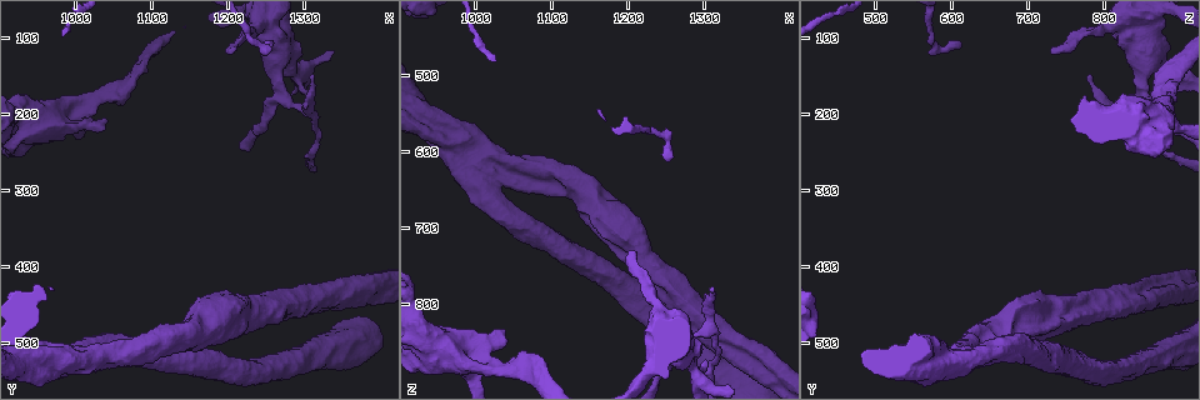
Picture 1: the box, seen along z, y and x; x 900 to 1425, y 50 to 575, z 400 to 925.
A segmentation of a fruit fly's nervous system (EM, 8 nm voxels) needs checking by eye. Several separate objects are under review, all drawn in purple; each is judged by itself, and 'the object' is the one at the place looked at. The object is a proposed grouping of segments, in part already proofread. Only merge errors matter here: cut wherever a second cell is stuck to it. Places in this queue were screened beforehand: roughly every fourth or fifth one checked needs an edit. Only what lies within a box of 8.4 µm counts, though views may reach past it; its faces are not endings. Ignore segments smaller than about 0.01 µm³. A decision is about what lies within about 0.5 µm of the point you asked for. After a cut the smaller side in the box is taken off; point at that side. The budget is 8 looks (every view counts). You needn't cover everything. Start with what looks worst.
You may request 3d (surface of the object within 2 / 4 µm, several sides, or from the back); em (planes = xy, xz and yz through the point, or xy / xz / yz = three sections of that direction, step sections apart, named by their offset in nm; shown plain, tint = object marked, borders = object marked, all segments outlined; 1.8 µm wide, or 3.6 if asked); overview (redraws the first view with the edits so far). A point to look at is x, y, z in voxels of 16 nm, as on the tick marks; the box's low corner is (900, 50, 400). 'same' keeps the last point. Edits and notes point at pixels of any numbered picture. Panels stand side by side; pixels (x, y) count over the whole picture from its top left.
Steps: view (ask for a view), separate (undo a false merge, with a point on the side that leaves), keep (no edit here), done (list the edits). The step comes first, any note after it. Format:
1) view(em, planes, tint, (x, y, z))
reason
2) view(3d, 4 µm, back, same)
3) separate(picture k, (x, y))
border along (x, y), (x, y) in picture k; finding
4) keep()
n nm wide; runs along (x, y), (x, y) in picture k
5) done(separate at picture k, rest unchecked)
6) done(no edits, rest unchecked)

view(em, 3.6 µm, planes, plain, (975, 215, 855))
sudden change in width

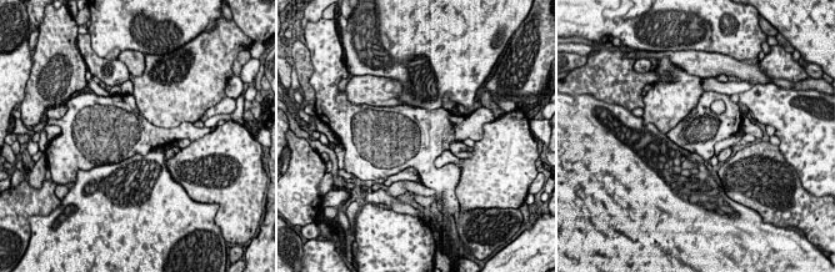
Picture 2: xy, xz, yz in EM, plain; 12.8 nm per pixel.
view(em, 3.6 µm, planes, tint, same)

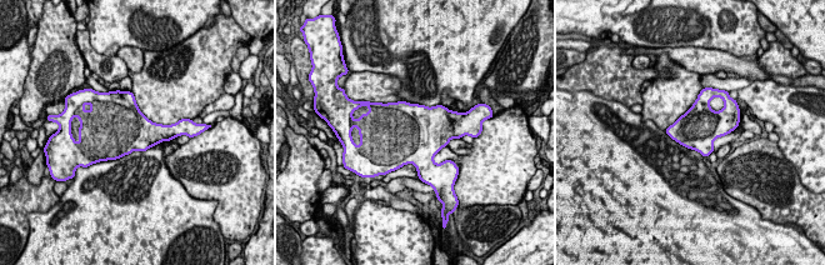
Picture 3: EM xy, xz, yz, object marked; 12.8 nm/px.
keep()
all the same cell

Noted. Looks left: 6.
view(3d, 4 µm, (1015, 515, 645))
four or more arms meet

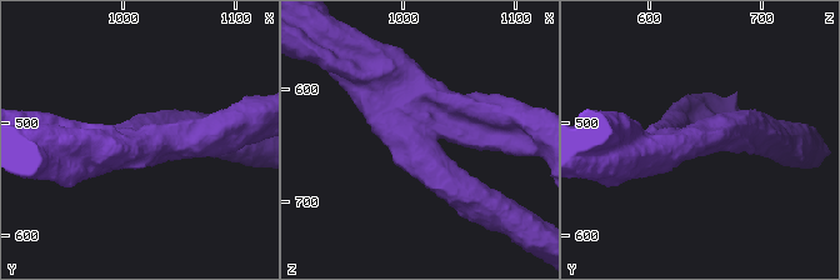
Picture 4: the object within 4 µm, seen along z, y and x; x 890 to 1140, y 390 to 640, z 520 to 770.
view(em, xz, step 8, plain, (1014, 516, 644))
4 arms; shape alone is not enough

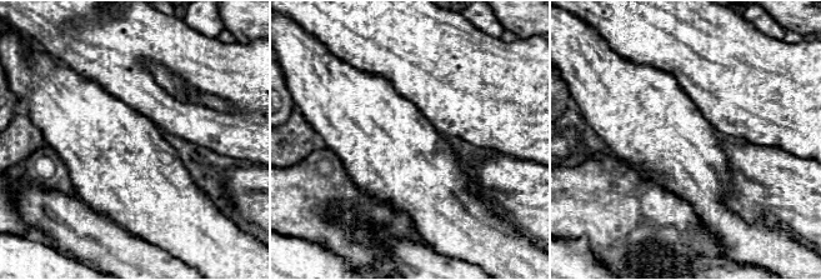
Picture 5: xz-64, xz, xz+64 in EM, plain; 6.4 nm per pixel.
view(em, xz, step 8, tint, same)

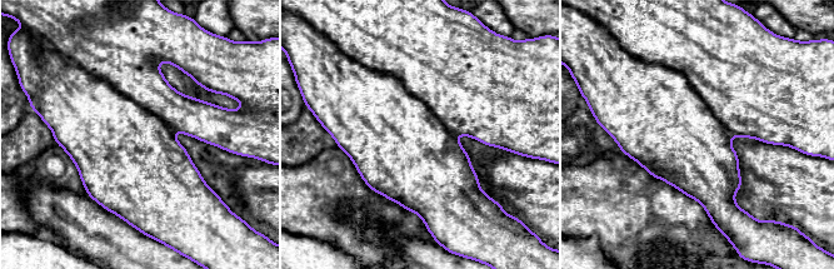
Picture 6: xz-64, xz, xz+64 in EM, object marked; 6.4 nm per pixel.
separate(picture 6, (388, 124))
a second cell is stuck on

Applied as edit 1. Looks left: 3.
view(overview)

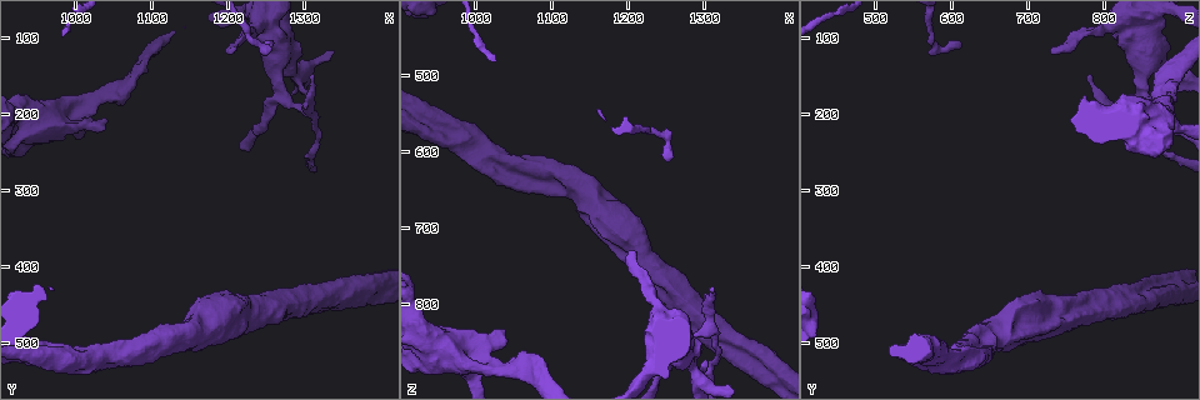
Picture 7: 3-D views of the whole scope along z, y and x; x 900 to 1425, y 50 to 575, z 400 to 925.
view(3d, 4 µm, (1265, 85, 850))
calibre changes

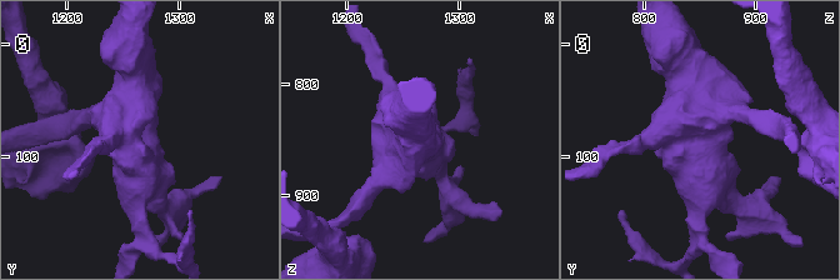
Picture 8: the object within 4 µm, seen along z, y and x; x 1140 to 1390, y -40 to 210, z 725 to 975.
view(em, 3.6 µm, planes, tint, (1266, 86, 852))
now the EM

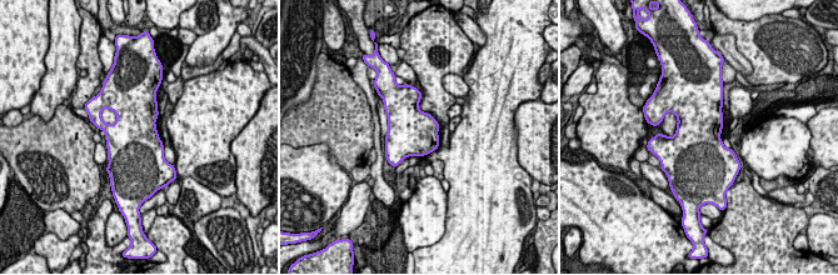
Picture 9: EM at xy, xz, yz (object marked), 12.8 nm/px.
keep()
one cell here

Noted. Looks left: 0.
done(separate at picture 6, rest unchecked)

